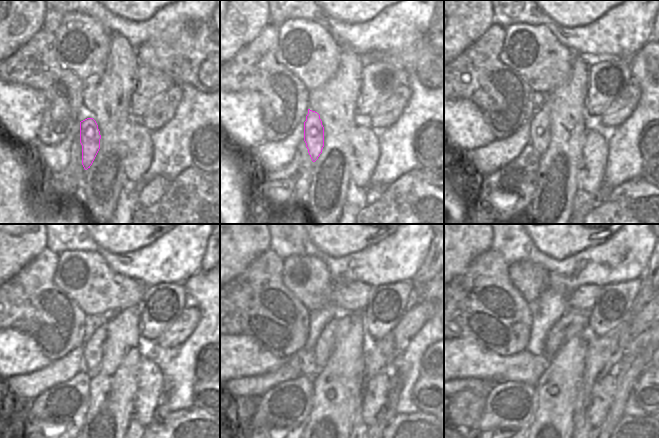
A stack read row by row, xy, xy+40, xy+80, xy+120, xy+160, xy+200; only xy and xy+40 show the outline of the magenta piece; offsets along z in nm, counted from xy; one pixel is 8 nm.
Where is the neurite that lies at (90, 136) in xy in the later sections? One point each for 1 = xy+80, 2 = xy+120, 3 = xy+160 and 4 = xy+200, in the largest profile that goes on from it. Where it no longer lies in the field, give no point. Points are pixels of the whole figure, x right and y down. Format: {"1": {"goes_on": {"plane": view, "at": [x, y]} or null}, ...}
{"1": {"goes_on": {"plane": "xy+80", "at": [540, 122]}}, "2": {"goes_on": {"plane": "xy+120", "at": [93, 348]}}, "3": {"goes_on": {"plane": "xy+160", "at": [337, 327]}}, "4": {"goes_on": {"plane": "xy+200", "at": [574, 322]}}}

